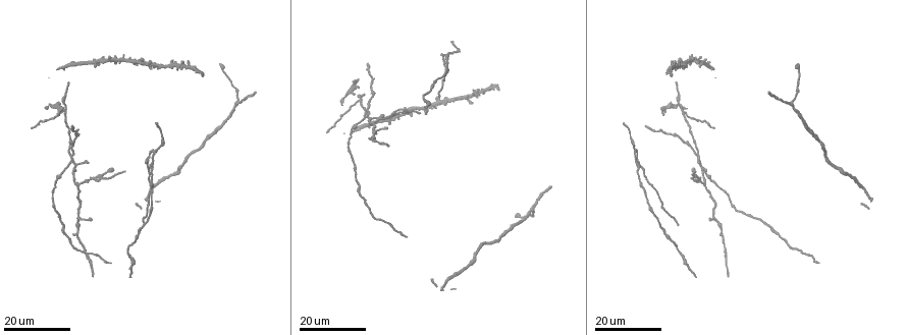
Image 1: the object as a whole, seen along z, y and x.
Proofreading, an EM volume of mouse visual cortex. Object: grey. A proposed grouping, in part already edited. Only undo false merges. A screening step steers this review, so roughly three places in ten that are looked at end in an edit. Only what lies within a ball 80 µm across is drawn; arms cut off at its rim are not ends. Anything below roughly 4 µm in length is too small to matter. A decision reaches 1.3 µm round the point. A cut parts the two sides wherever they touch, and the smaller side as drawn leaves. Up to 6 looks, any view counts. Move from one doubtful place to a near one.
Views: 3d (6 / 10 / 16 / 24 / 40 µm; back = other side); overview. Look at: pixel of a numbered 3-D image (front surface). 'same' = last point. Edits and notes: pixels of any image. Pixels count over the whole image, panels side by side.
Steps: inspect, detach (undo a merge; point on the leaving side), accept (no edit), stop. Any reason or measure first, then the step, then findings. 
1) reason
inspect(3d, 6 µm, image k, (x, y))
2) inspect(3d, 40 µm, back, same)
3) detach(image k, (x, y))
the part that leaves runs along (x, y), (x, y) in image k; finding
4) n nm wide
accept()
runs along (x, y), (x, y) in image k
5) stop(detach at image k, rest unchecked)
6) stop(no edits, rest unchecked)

branch point
inspect(3d, 24 µm, image 1, (94, 180))

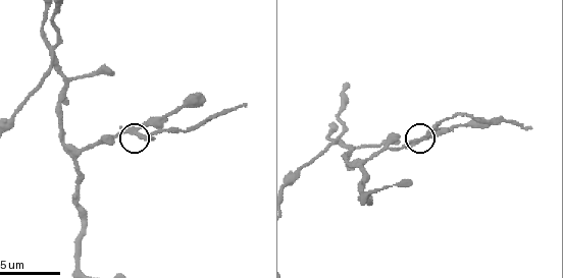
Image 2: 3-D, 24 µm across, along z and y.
inspect(3d, 10 µm, image 2, (424, 137))

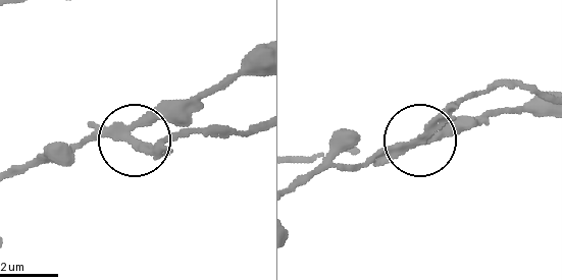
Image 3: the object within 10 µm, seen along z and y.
250 nm wide
detach(image 3, (147, 148))
two neurons meet here

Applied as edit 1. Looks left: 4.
a fork
inspect(3d, 24 µm, image 1, (357, 99))

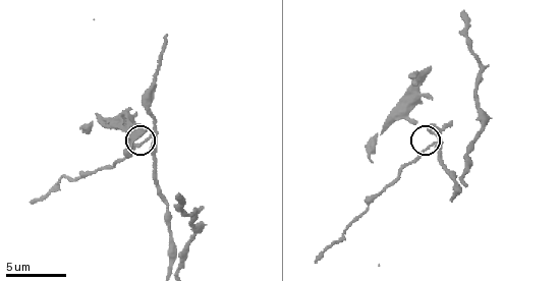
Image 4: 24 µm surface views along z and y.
inspect(3d, 10 µm, image 4, (145, 139))

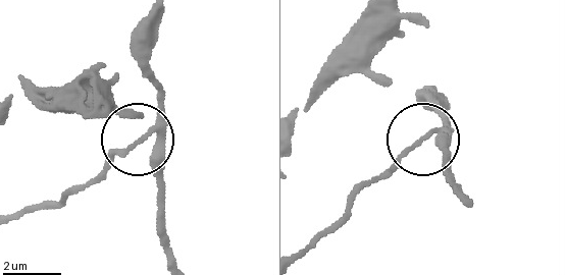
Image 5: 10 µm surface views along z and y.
3 arms
detach(image 5, (123, 153))
the part that leaves runs along (156, 125), (56, 204), (12, 216) in image 5; a second neuron is stuck on

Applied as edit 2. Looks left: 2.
three-way junction
inspect(3d, 16 µm, image 1, (153, 151))

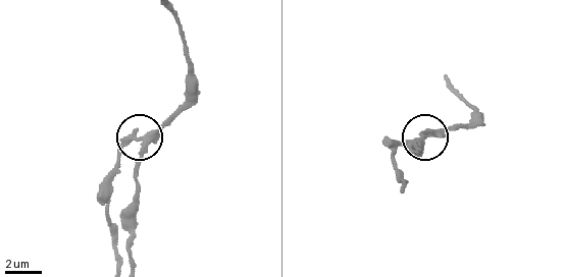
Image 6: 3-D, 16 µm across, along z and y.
inspect(3d, 6 µm, image 6, (431, 134))

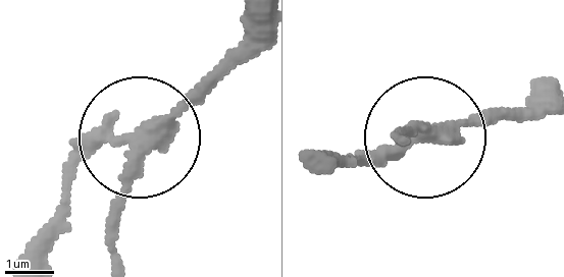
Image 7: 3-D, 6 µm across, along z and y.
3 arms
detach(image 7, (88, 158))
the part that leaves runs along (153, 137), (108, 142), (85, 161), (48, 259) in image 7; a second neuron is stuck on

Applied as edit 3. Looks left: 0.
stop(detach at image 3, detach at image 5, detach at image 7, rest unchecked)

